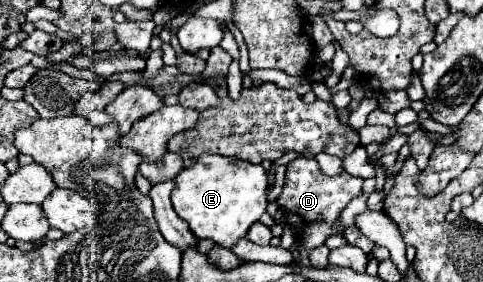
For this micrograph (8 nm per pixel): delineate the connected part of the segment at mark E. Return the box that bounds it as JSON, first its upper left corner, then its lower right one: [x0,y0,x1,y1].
[171,154,269,248]

